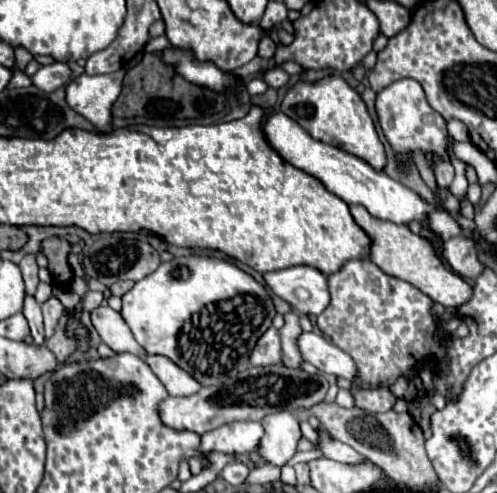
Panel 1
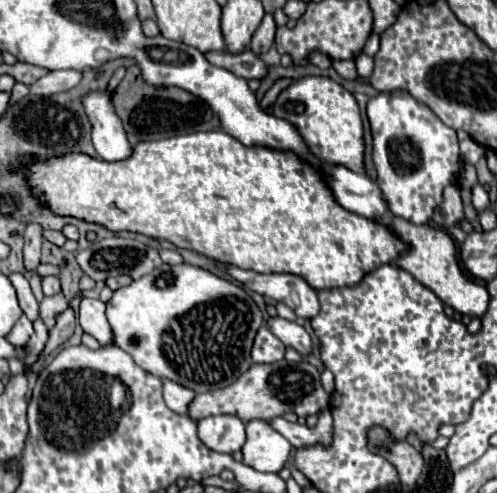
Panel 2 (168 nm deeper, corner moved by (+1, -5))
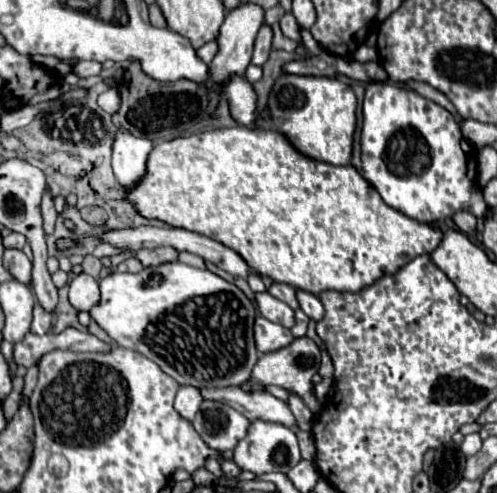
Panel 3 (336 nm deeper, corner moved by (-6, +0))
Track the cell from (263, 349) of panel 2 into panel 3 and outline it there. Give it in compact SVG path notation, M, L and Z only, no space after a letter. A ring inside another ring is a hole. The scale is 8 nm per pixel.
M257 316L255 320L255 342L257 342L257 350L259 352L275 352L281 350L285 346L289 346L293 342L293 334L291 330L269 322L263 316Z

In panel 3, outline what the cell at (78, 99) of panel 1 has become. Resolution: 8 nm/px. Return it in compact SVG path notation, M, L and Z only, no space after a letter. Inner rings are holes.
M117 128L113 140L113 172L123 190L129 190L139 178L143 178L147 154L151 148L151 140L137 138L131 132Z

